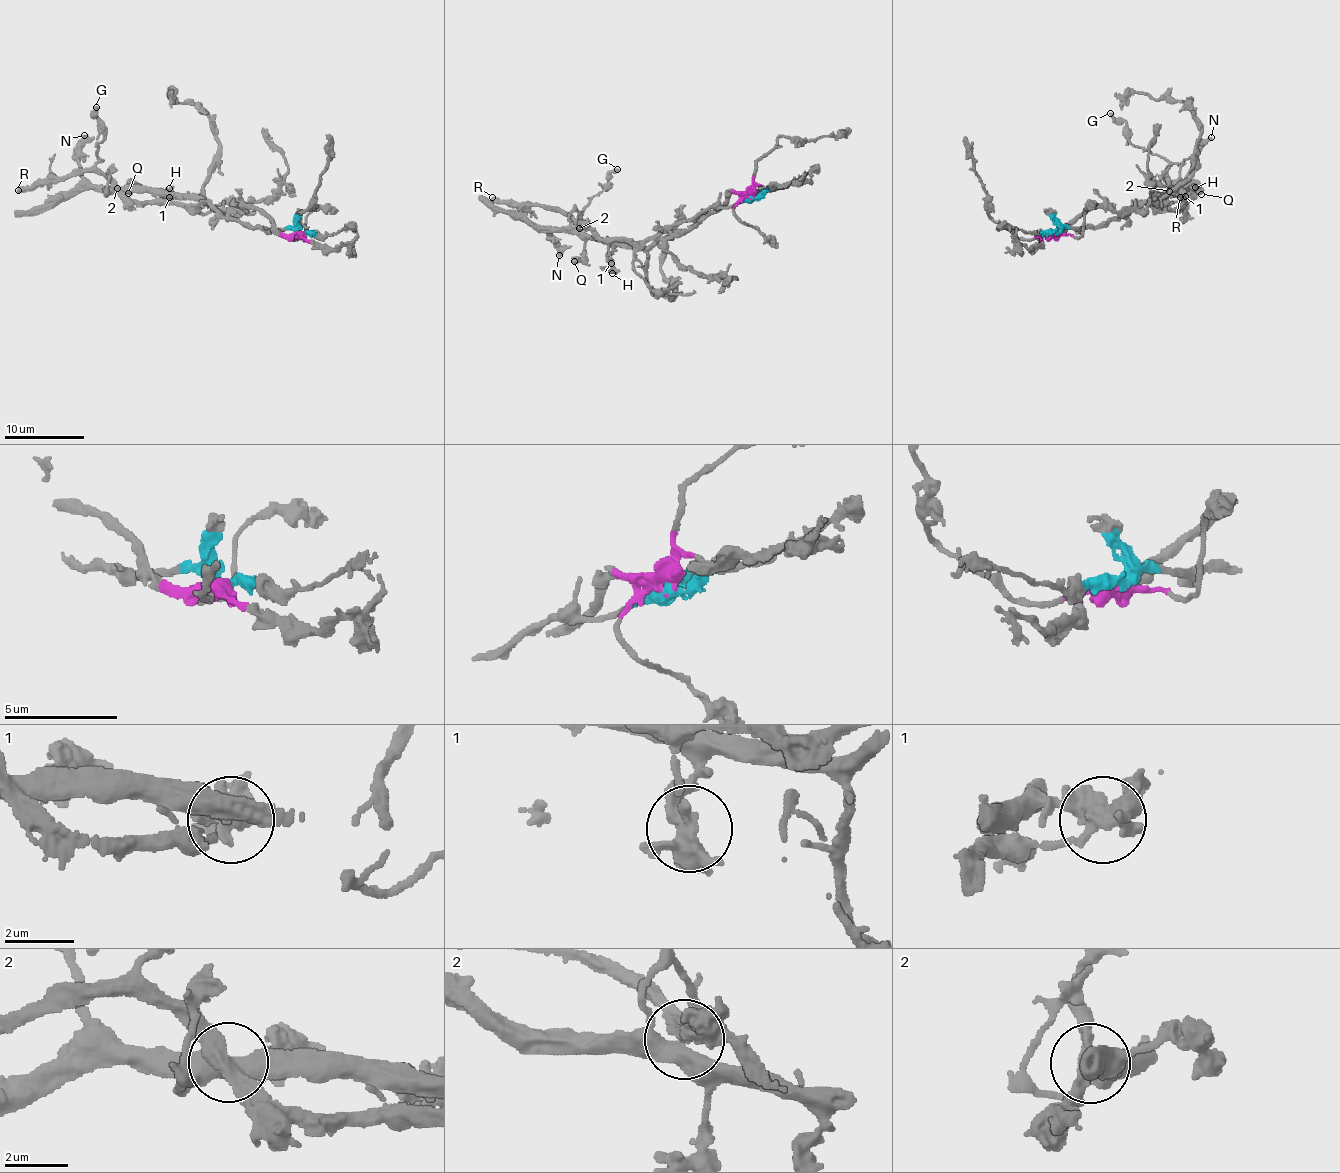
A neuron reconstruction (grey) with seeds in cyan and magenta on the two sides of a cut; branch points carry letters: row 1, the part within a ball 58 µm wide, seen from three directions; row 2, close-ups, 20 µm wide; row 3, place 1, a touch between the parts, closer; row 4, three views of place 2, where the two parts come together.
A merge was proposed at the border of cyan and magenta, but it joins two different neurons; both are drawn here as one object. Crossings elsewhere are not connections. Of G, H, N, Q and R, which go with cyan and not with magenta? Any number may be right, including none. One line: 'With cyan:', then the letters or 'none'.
With cyan: G, H, R

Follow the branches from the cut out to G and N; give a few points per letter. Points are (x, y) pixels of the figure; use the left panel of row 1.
G: (300, 234), (220, 218), (208, 203), (140, 204), (128, 198), (96, 166), (103, 137), (92, 112), (96, 106)
N: (300, 234), (275, 230), (258, 210), (212, 208), (203, 201), (93, 185), (78, 162), (84, 135)

